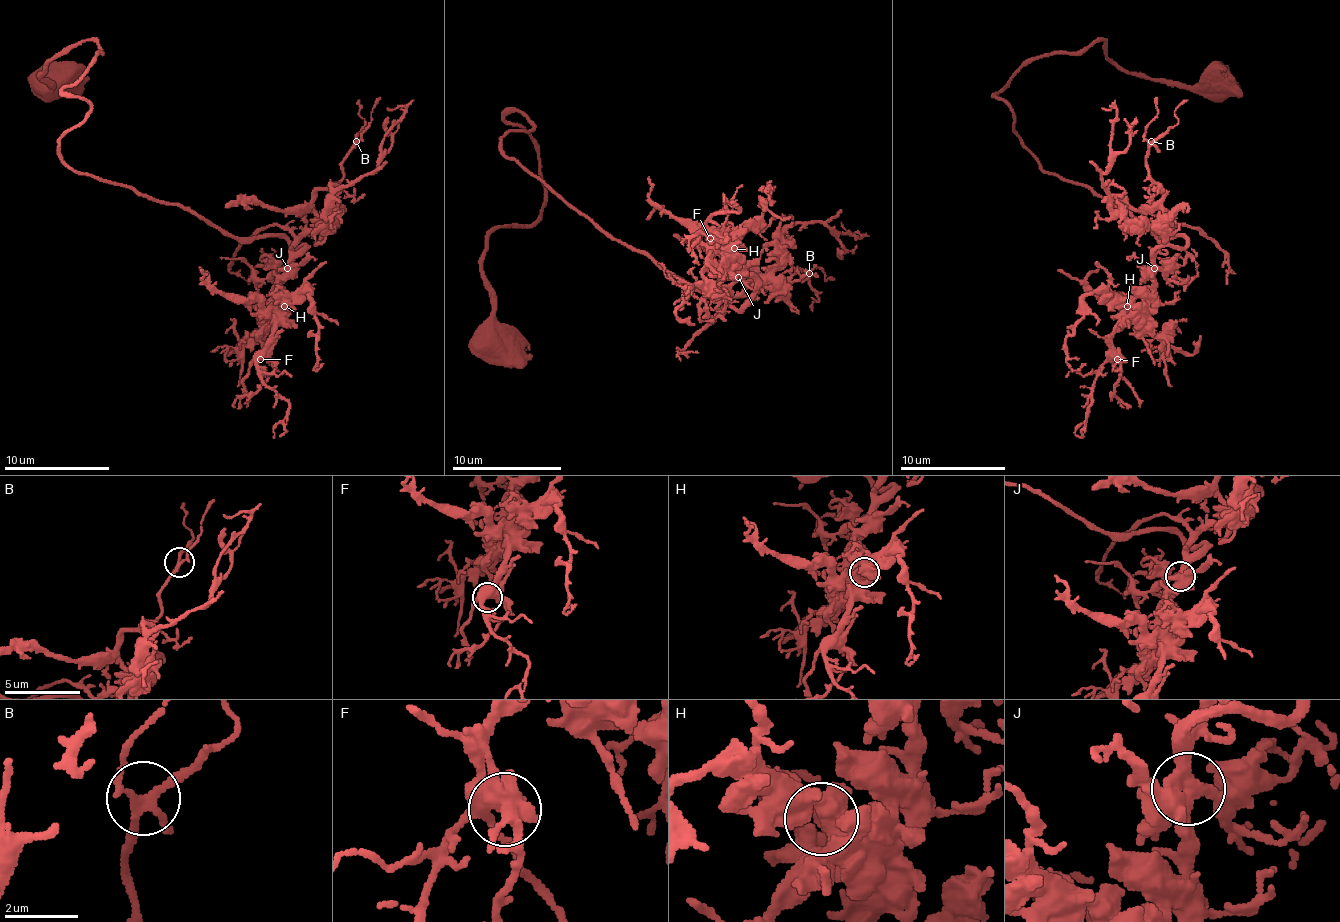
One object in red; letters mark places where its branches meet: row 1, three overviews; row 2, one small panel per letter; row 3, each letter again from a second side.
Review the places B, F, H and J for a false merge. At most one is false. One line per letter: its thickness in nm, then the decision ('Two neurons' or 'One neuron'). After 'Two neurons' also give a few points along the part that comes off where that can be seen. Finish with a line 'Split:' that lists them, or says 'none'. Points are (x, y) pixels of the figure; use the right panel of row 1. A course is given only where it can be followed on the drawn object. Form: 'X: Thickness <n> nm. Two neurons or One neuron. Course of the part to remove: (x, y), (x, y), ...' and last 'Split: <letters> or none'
B: Thickness 200 nm. One neuron
F: Thickness 550 nm. One neuron
H: Thickness 480 nm. One neuron
J: Thickness 480 nm. One neuron
Split: none

